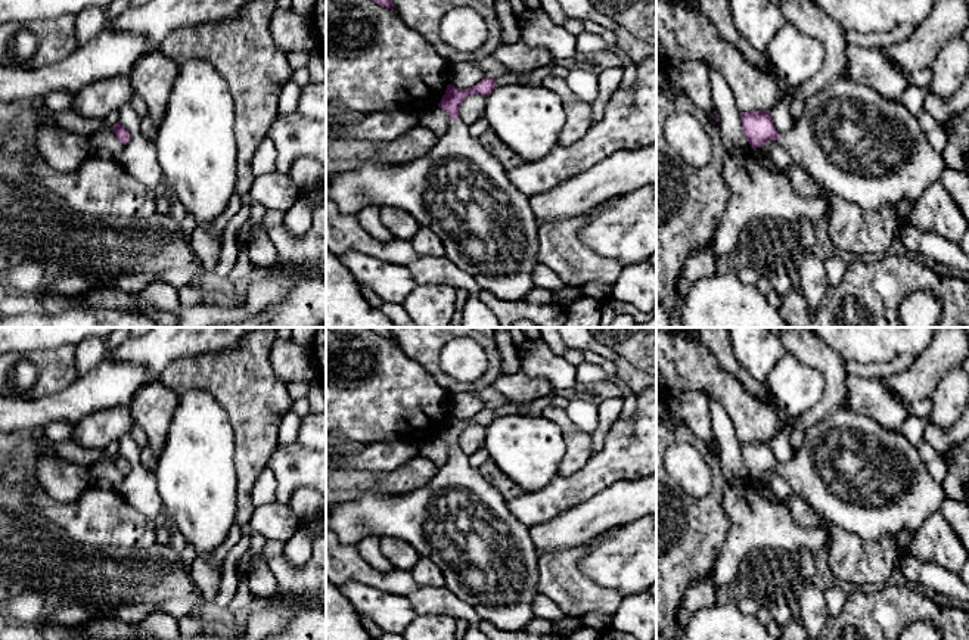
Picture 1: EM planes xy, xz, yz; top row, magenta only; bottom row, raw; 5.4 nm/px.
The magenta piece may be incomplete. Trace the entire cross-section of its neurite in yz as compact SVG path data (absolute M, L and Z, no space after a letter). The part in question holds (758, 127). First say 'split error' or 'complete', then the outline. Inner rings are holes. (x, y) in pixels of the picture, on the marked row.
split error; M848 80L833 81L807 97L799 121L782 136L776 131L768 111L740 112L740 121L752 149L768 140L777 140L820 189L858 204L867 211L883 205L895 208L903 199L917 201L929 184L940 180L947 167L942 152L929 145L917 116L900 99L888 99L864 84Z

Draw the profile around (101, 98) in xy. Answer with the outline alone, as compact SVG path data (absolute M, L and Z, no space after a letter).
M128 77L97 80L75 94L74 112L86 119L103 118L130 103L134 93Z

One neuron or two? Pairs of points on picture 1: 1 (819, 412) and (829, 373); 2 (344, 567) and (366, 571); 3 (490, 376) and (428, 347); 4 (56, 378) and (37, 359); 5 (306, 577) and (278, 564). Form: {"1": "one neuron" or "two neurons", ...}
{"1": "one neuron", "2": "one neuron", "3": "one neuron", "4": "one neuron", "5": "one neuron"}

